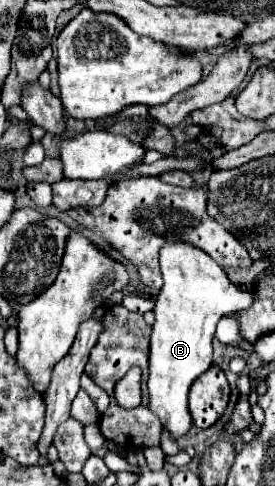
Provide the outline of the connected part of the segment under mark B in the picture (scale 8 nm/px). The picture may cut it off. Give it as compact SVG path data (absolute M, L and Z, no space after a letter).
M183 241L165 243L159 251L161 259L161 273L163 273L163 287L155 301L155 325L151 331L151 357L149 357L149 399L151 399L151 411L157 413L159 421L171 431L171 435L177 439L179 435L185 435L191 427L191 415L187 407L187 395L191 383L201 377L211 367L211 341L215 335L215 327L219 319L225 313L233 313L235 309L247 309L251 305L251 293L233 285L225 271L199 247Z

